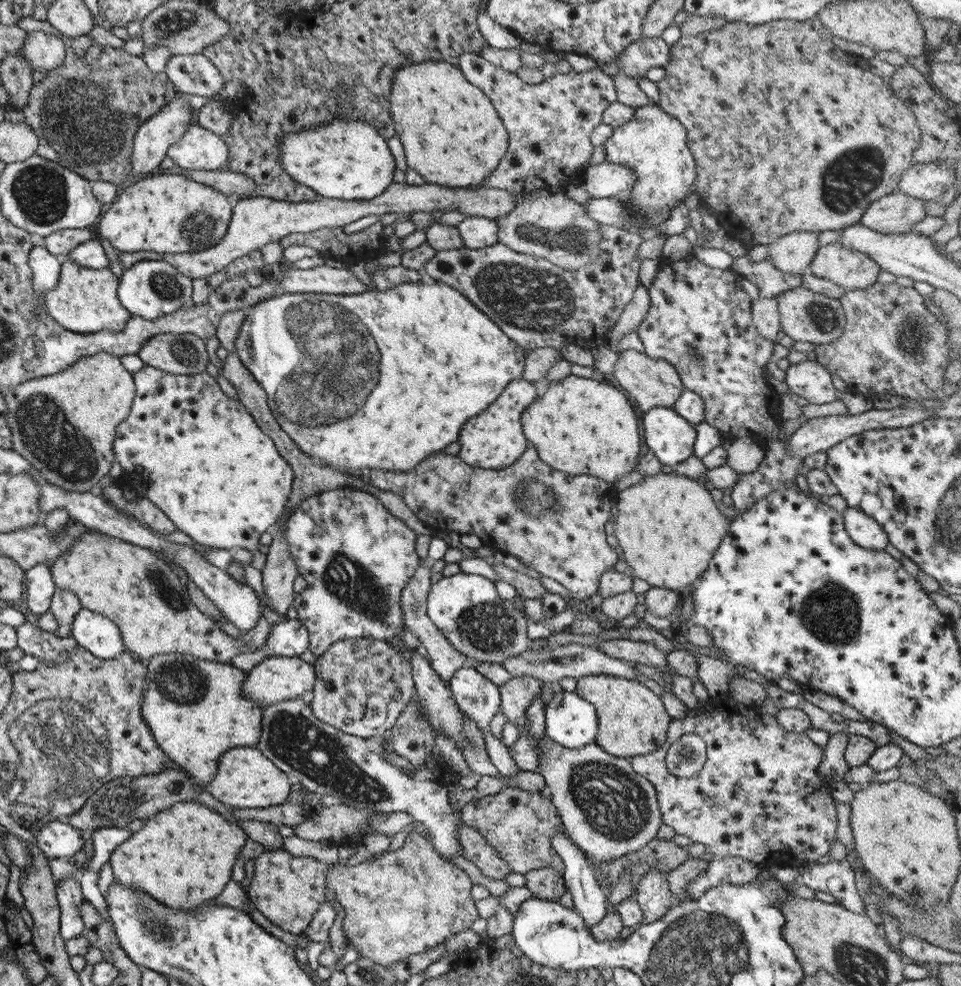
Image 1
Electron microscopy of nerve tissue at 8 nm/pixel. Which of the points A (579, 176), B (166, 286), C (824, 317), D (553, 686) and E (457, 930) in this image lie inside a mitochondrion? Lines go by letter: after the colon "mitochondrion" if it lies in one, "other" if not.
A: other
B: mitochondrion
C: mitochondrion
D: other
E: other

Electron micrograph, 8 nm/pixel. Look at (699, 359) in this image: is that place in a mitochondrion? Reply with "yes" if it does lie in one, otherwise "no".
yes

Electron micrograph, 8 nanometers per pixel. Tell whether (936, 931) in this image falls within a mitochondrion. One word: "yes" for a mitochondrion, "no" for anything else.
yes

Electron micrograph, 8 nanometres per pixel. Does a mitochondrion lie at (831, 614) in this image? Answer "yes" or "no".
yes

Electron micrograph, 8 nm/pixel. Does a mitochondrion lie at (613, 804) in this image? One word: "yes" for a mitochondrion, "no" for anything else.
yes

